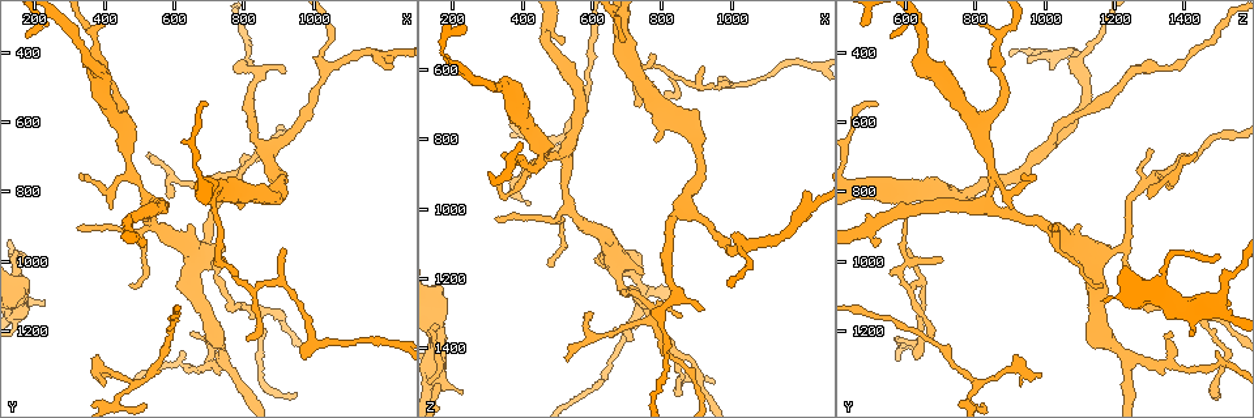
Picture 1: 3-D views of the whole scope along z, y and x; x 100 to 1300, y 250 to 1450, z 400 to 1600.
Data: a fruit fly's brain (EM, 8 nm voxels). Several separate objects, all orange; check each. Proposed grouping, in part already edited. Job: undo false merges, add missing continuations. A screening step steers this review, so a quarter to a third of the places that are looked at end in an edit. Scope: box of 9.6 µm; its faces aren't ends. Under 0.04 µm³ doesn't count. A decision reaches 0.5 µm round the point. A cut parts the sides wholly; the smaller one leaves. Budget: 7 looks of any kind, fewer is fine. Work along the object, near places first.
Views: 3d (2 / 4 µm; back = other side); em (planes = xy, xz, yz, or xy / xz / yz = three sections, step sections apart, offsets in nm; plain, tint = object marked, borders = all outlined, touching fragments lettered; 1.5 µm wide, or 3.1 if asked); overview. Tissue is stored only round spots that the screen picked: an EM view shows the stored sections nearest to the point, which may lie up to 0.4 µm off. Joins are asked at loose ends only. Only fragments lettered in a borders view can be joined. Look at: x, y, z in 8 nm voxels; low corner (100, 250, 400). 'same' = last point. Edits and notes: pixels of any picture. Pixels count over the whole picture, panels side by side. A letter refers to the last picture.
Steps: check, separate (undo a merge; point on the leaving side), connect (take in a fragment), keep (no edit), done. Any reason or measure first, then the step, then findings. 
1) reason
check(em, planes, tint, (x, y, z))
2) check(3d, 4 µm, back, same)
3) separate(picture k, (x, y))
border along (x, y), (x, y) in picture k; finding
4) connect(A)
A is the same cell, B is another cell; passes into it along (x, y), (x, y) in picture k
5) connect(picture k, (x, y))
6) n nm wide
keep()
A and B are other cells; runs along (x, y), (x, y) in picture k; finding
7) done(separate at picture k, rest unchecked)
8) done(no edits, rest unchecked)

branch stops here
check(3d, 2 µm, (910, 460, 1300))

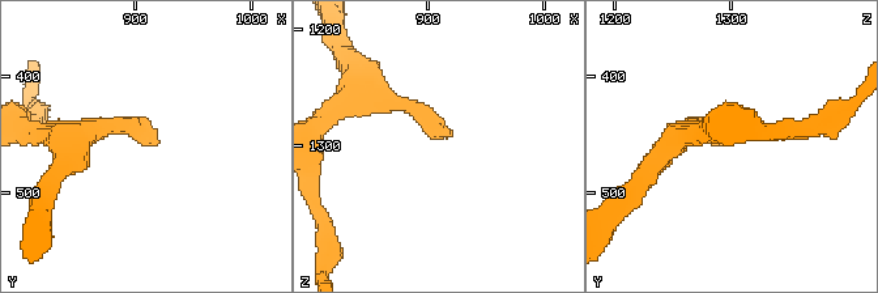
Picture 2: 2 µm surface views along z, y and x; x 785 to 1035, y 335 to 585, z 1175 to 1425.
check(em, planes, borders, (918, 458, 1290))

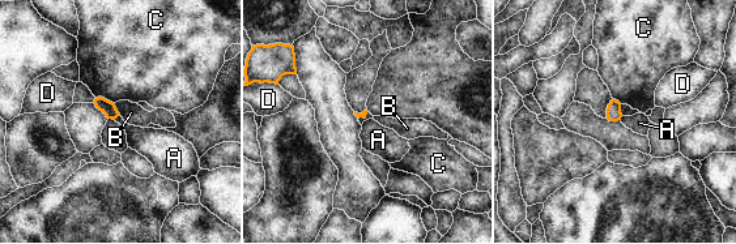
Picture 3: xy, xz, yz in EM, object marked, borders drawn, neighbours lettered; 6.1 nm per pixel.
keep()
A, B, C and D are other cells; no lettered fragment goes on from it

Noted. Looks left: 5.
branch stops here
check(3d, 4 µm, (220, 1130, 1530))

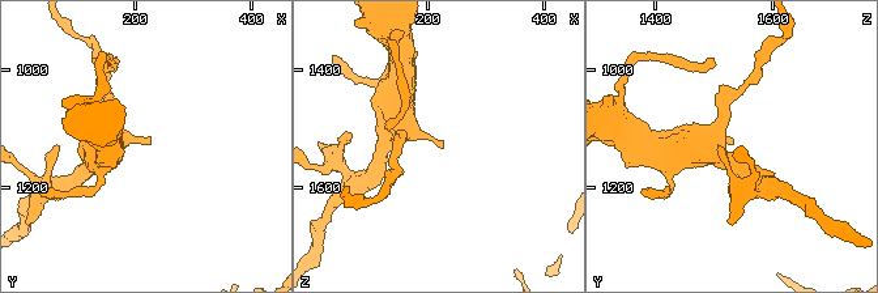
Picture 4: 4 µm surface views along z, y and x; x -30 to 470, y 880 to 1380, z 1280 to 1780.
now the EM
check(em, xy, step 8, borders, (225, 1120, 1535))

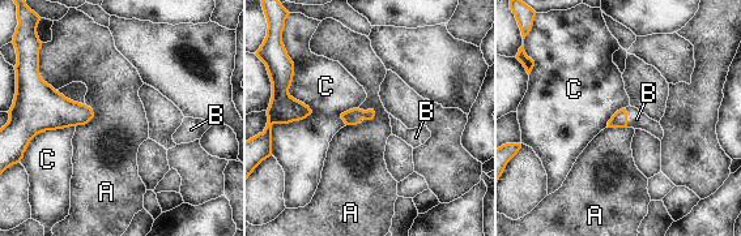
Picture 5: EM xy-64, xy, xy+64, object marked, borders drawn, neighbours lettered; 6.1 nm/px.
cut it another way
check(em, planes, borders, same)

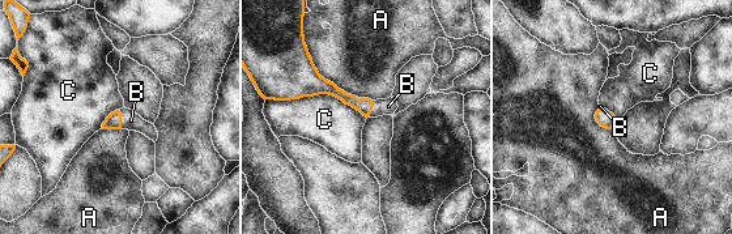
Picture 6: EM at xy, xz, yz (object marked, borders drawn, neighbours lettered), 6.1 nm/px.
connect(B)
B is the same cell, A and C are other cells; the cell continues

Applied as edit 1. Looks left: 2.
thin end
check(em, xz, step 4, plain, (970, 1280, 630))

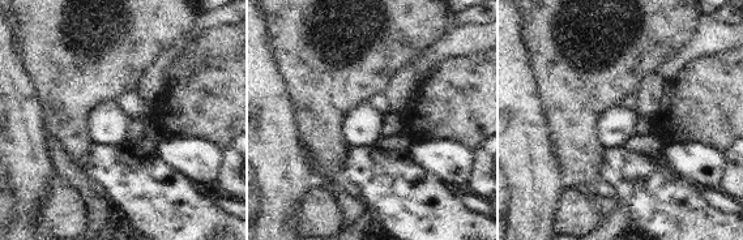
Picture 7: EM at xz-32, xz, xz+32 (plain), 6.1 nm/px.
check(em, xz, step 4, borders, same)

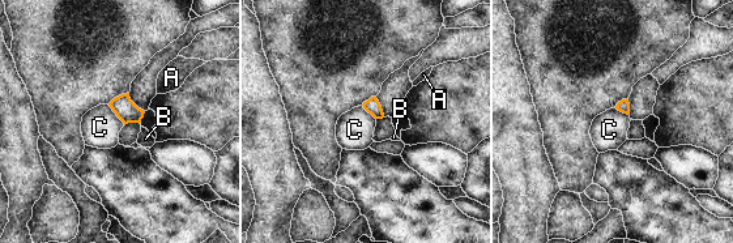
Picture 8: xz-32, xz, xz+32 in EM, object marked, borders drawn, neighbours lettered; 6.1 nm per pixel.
80 nm wide
keep()
A, B and C are other cells; border along (107, 105), (124, 124) in picture 8; no lettered fragment goes on from it

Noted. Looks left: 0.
done(connect at picture 6, rest unchecked)

